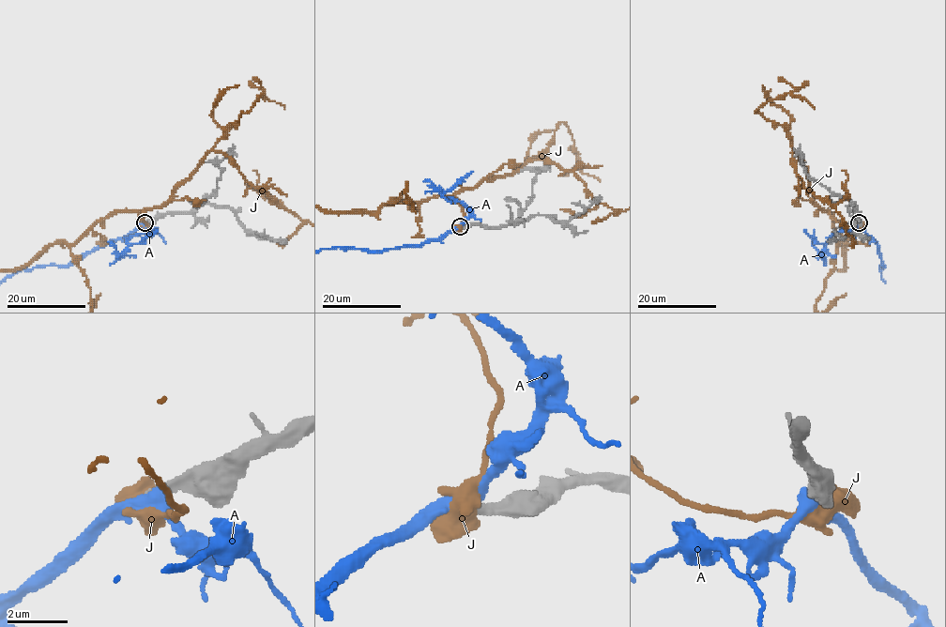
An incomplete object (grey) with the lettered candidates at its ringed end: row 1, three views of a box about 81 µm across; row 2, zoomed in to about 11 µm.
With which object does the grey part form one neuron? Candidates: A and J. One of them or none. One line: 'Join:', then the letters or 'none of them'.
Join: A

